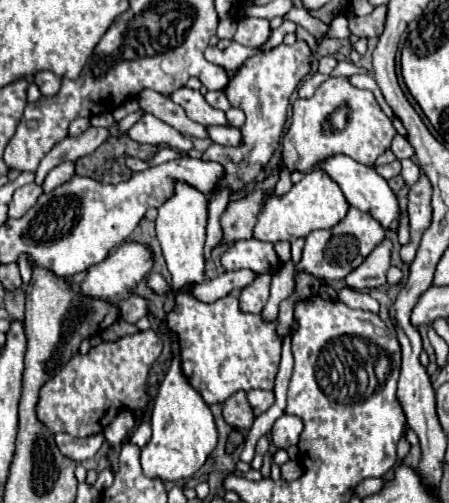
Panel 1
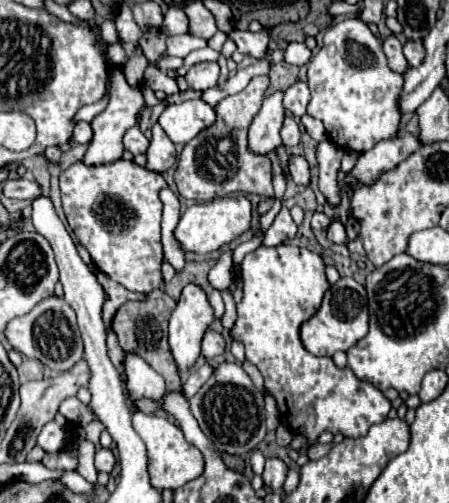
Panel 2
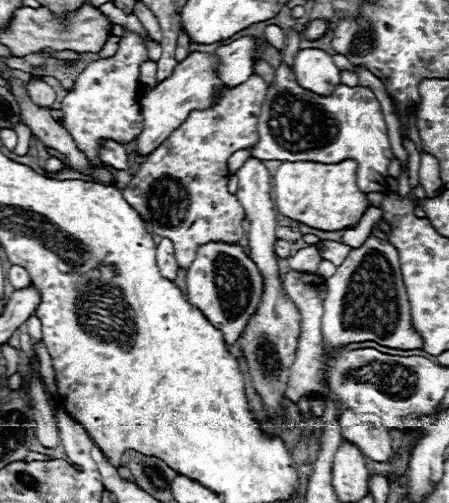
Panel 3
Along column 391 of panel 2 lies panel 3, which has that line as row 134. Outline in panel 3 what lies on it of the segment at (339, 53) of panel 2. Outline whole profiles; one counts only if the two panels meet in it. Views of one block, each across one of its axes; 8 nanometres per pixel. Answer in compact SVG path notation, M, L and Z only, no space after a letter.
M122 28L124 34L118 42L118 52L110 58L100 58L90 62L74 80L74 86L64 96L60 104L62 120L60 124L68 130L74 138L74 144L88 162L96 166L104 166L100 160L100 142L114 140L118 144L130 144L138 138L144 126L142 110L140 110L140 96L144 94L140 82L140 66L148 62L148 48L142 36Z

